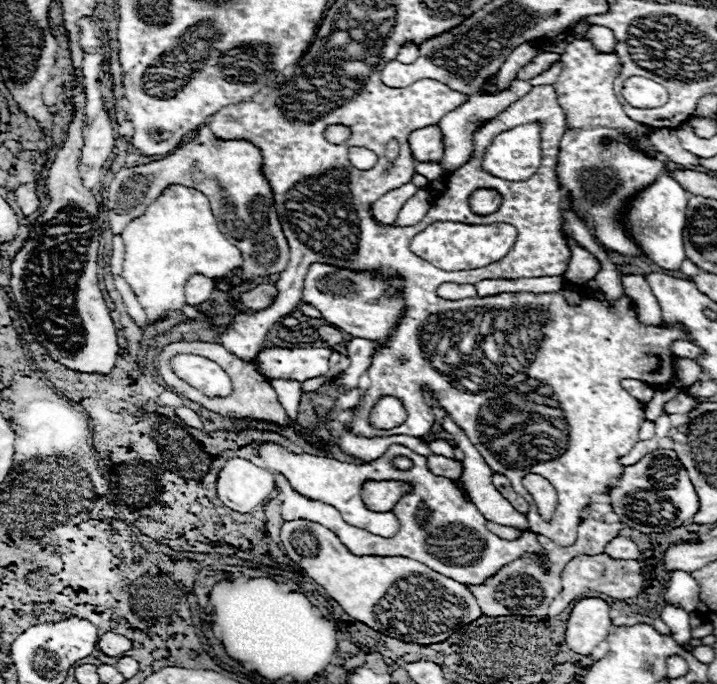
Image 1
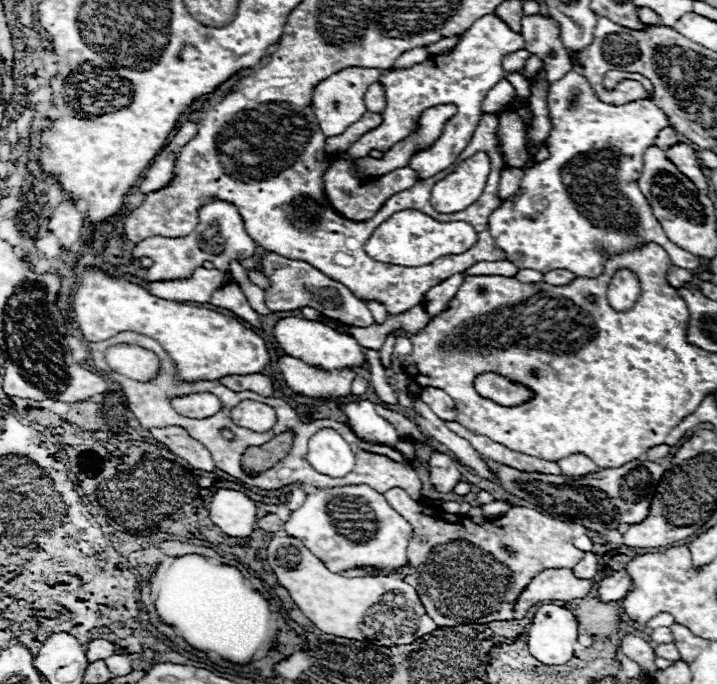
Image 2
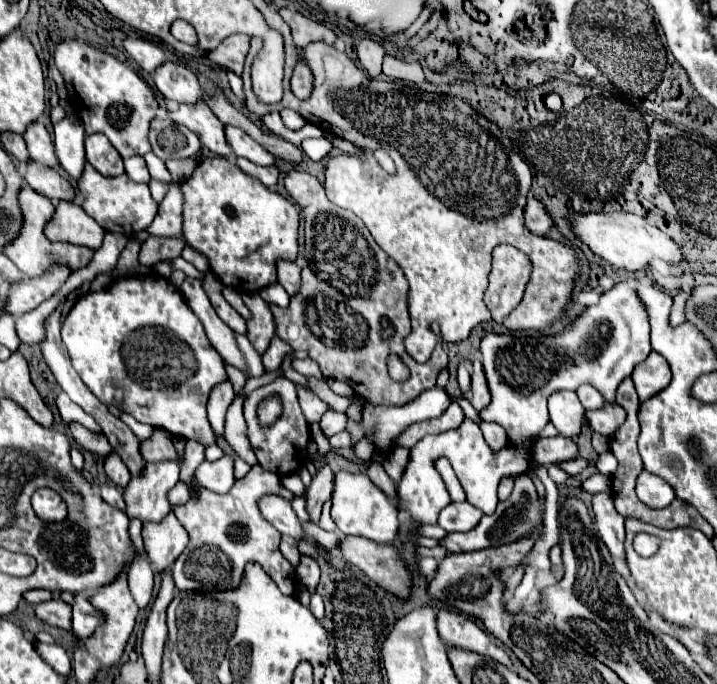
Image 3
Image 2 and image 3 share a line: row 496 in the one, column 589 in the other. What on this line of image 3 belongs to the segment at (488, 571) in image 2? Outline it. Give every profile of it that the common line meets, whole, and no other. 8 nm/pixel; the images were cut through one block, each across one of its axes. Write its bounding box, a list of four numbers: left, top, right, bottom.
[576,384,604,410]

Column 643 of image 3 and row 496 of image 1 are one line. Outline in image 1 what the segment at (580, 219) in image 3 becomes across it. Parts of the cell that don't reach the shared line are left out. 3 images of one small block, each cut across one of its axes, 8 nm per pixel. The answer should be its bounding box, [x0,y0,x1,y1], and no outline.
[216,458,276,512]

